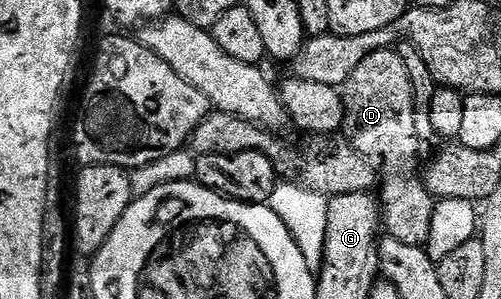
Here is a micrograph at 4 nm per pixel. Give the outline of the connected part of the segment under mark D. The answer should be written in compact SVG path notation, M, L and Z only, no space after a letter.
M379 50L366 56L342 86L342 98L347 138L369 156L380 155L382 182L378 198L383 230L406 245L427 248L434 221L434 197L426 189L418 167L416 171L416 154L420 151L420 127L416 124L418 96L399 50Z

